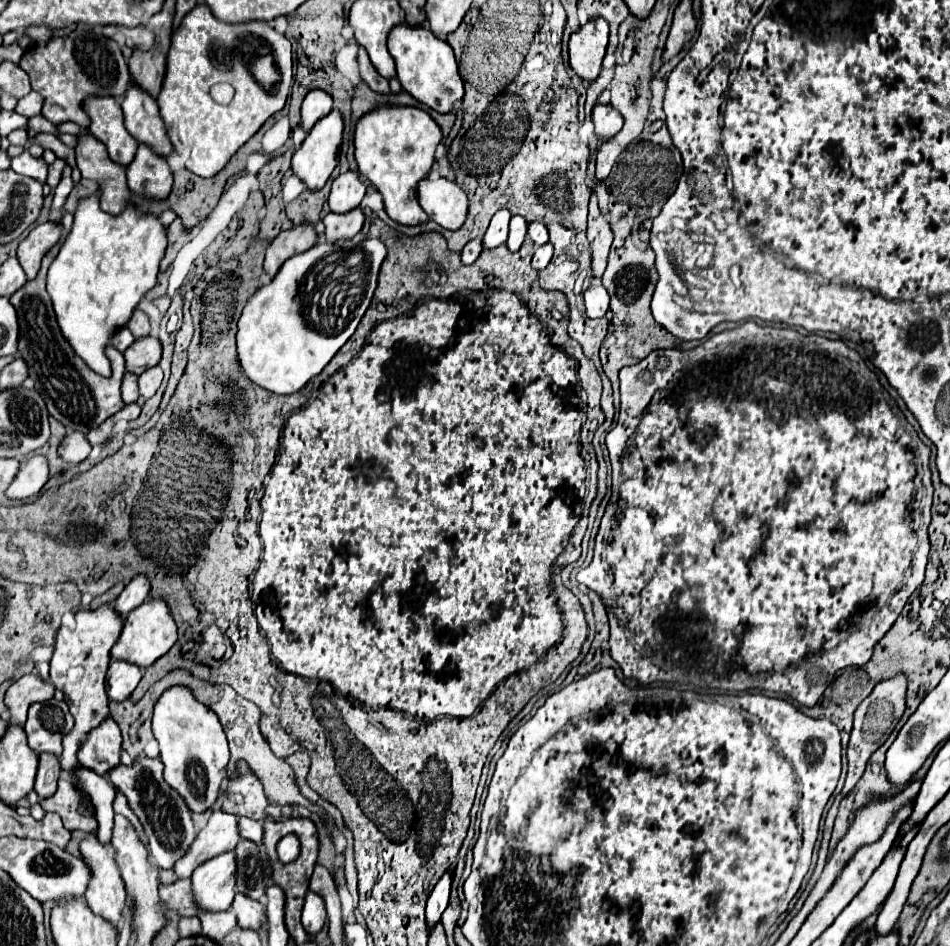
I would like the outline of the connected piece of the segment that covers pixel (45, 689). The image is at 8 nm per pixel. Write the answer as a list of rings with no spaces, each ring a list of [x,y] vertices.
[[[34,674],[22,676],[6,690],[6,706],[10,712],[10,722],[23,728],[30,704],[50,700],[52,696],[54,696],[54,686],[50,682],[44,682],[40,680],[40,676]]]

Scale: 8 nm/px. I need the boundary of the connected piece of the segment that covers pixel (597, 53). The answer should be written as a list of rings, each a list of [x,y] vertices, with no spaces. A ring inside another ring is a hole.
[[[602,18],[590,20],[570,36],[570,68],[584,80],[594,82],[600,74],[600,64],[608,44],[608,22]]]

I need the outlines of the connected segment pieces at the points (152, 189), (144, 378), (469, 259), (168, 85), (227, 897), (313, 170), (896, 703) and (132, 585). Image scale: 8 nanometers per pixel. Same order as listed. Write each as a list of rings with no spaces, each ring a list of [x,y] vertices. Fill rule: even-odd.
[[[138,144],[136,158],[128,164],[128,188],[150,198],[164,198],[172,190],[168,162],[148,144]]]
[[[158,366],[154,368],[148,368],[146,372],[142,372],[138,376],[138,386],[140,386],[140,396],[146,400],[150,396],[156,394],[156,390],[160,388],[160,382],[162,382],[162,370]]]
[[[482,238],[470,240],[470,242],[462,248],[462,252],[460,252],[462,262],[464,262],[464,264],[472,264],[472,262],[478,258],[480,252],[482,252]]]
[[[196,4],[180,22],[180,26],[172,32],[170,38],[170,50],[168,50],[168,58],[166,58],[166,76],[162,82],[162,90],[158,94],[158,104],[160,104],[160,116],[164,120],[164,126],[168,130],[168,138],[174,144],[176,152],[180,156],[186,158],[186,168],[196,172],[198,176],[214,176],[216,172],[220,172],[220,168],[224,168],[224,164],[230,160],[230,156],[242,146],[246,144],[258,130],[260,126],[272,116],[268,110],[282,110],[286,104],[286,98],[290,94],[290,84],[292,84],[292,44],[290,40],[276,32],[268,22],[264,20],[252,20],[252,22],[240,22],[240,24],[224,24],[220,20],[216,20],[210,12],[210,8],[206,4]],[[244,36],[258,36],[262,38],[274,56],[274,64],[280,72],[280,82],[274,84],[272,90],[266,90],[262,84],[256,82],[256,78],[252,76],[252,72],[244,66],[242,58],[236,56],[236,48],[238,42]],[[218,82],[228,82],[236,88],[236,94],[232,98],[232,102],[228,104],[218,104],[210,98],[208,90],[212,84]]]
[[[234,852],[220,854],[200,864],[192,874],[194,904],[204,912],[224,912],[234,900],[236,862]]]
[[[332,110],[306,136],[302,146],[292,156],[292,172],[308,190],[324,188],[332,170],[338,164],[344,122],[340,112]]]
[[[894,676],[888,678],[880,684],[876,684],[876,688],[872,690],[872,694],[856,708],[854,712],[854,728],[852,728],[852,736],[850,736],[850,744],[848,744],[848,776],[846,776],[846,784],[842,788],[842,796],[846,796],[856,782],[862,778],[866,762],[870,760],[870,756],[888,740],[888,736],[892,734],[892,730],[896,728],[904,708],[906,708],[906,680],[904,676]]]
[[[136,576],[126,584],[122,594],[114,600],[114,610],[120,616],[128,616],[134,608],[138,608],[148,598],[148,594],[150,594],[150,584],[146,576]]]

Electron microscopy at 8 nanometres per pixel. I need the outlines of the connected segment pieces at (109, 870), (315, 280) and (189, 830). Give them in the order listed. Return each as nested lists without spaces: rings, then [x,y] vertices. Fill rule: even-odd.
[[[94,832],[82,840],[80,852],[84,862],[92,868],[92,884],[86,892],[88,908],[112,926],[118,926],[128,896],[120,870],[114,864],[114,848],[102,846]]]
[[[364,238],[360,244],[316,244],[282,264],[276,278],[262,286],[246,304],[238,320],[238,360],[244,374],[276,394],[294,394],[318,376],[332,356],[354,334],[364,316],[386,246]]]
[[[142,756],[140,760],[132,762],[130,766],[118,764],[116,768],[108,770],[106,778],[120,792],[124,792],[132,812],[142,822],[142,826],[146,830],[146,836],[150,840],[148,848],[150,848],[150,854],[152,854],[154,862],[162,868],[172,868],[172,864],[180,856],[184,856],[184,852],[188,850],[188,844],[192,844],[192,840],[196,838],[196,828],[194,828],[194,822],[192,822],[192,812],[188,810],[184,798],[164,782],[162,768],[164,766],[162,766],[160,758]]]

